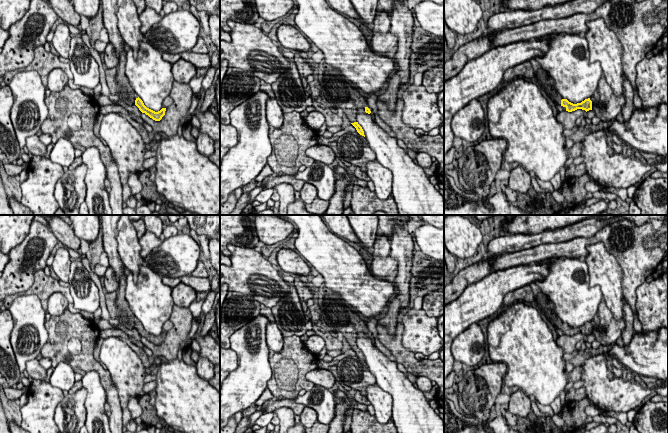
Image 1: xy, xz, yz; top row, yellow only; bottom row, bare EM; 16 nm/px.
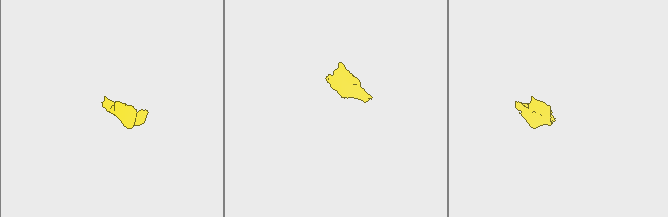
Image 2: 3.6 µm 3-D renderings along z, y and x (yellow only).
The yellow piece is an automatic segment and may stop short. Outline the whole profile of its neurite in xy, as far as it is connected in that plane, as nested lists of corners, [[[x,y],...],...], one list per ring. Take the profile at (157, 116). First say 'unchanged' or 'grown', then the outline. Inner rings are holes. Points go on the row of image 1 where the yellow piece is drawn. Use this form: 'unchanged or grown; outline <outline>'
unchanged; outline [[[139,97],[136,98],[135,105],[139,108],[139,110],[142,113],[145,113],[146,115],[148,115],[150,118],[152,118],[155,121],[160,121],[162,117],[165,115],[166,108],[162,108],[160,111],[155,112],[147,108]]]

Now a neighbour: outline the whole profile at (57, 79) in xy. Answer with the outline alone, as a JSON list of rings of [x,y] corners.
[[[60,68],[52,70],[48,75],[47,88],[51,92],[61,92],[68,83],[67,74]]]

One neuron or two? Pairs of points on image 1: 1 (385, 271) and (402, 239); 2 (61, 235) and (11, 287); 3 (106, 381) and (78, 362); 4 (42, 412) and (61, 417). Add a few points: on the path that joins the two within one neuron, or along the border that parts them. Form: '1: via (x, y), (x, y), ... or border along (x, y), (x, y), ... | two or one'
1: border along (389, 255), (397, 262), (397, 268) | two
2: border along (47, 227), (58, 240) | two
3: via (102, 373), (93, 364), (86, 362) | one
4: border along (64, 396), (56, 406), (54, 422) | two

